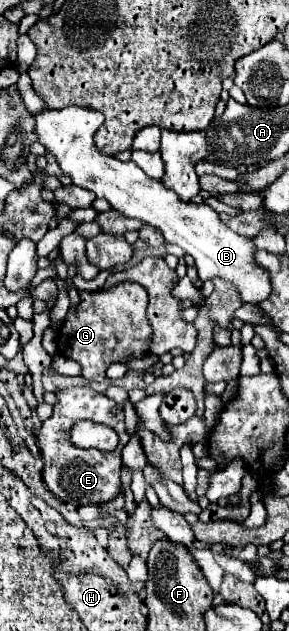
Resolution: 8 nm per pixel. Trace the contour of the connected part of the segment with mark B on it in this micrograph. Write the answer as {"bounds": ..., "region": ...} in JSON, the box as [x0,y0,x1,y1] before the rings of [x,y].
{"bounds":[35,107,271,305],"region":[[[65,107],[59,111],[43,111],[35,115],[35,131],[39,135],[39,143],[43,143],[55,155],[61,171],[71,175],[75,185],[107,199],[109,205],[125,217],[133,217],[161,229],[167,243],[183,247],[195,259],[201,281],[213,277],[231,281],[239,291],[243,303],[257,305],[259,301],[267,299],[271,283],[267,271],[255,265],[255,243],[247,237],[237,235],[225,223],[221,223],[213,207],[205,203],[187,203],[175,191],[167,189],[161,181],[147,177],[135,163],[123,163],[97,151],[93,133],[101,127],[101,123],[103,113],[85,107]]]}

